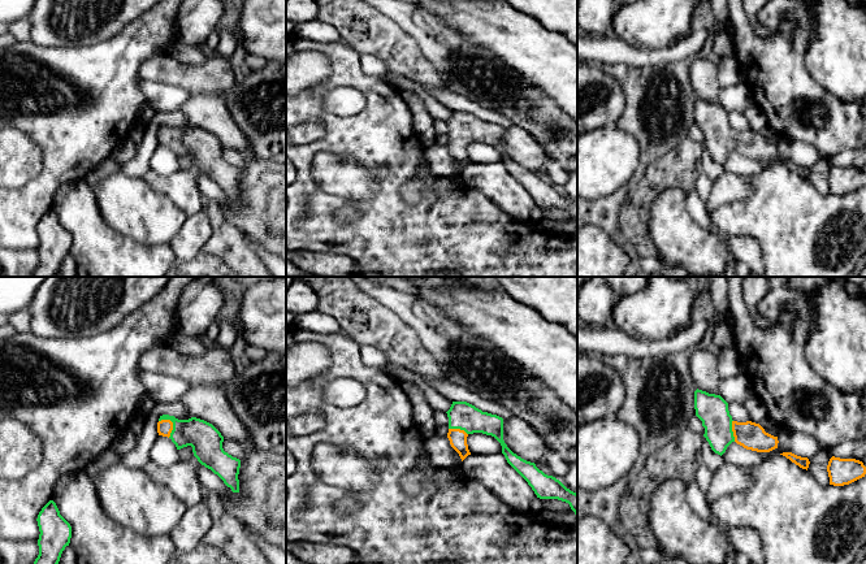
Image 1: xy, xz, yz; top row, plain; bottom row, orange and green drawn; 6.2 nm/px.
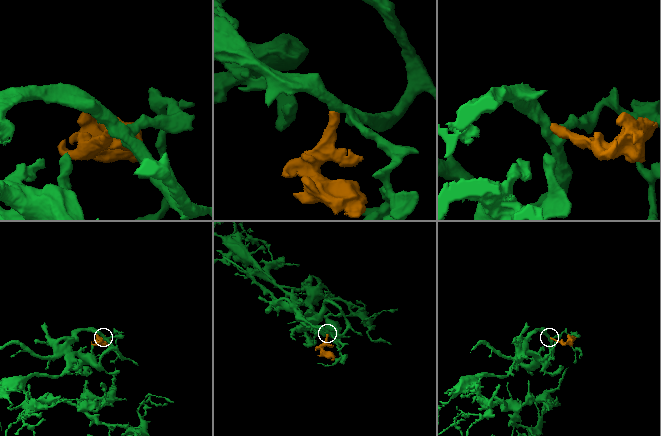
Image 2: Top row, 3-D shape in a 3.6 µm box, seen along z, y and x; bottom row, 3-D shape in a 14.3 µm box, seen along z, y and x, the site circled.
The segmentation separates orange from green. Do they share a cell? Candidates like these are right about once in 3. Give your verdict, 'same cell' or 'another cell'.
same cell

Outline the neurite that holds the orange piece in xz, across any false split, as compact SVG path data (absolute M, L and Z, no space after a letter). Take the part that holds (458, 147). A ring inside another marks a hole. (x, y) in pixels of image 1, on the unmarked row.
M453 110L446 121L449 126L447 147L462 170L471 164L467 146L482 142L494 146L502 155L507 172L528 191L537 207L558 208L570 213L577 226L577 203L567 198L559 188L545 183L534 172L514 162L503 149L503 127L482 121L467 110Z

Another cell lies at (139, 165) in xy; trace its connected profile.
M179 109L174 112L157 112L152 122L146 127L137 156L127 162L118 162L116 174L139 178L151 170L150 160L159 144L157 131L163 123L174 125L178 129L194 126Z

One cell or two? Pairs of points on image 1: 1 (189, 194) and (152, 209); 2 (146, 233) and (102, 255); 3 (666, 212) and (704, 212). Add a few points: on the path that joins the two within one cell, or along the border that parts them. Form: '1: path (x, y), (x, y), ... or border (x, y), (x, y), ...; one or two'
1: border (147, 182), (163, 192), (185, 216); two
2: border (107, 222), (138, 242), (147, 244), (163, 243); two
3: border (684, 195), (688, 213), (711, 233); two

